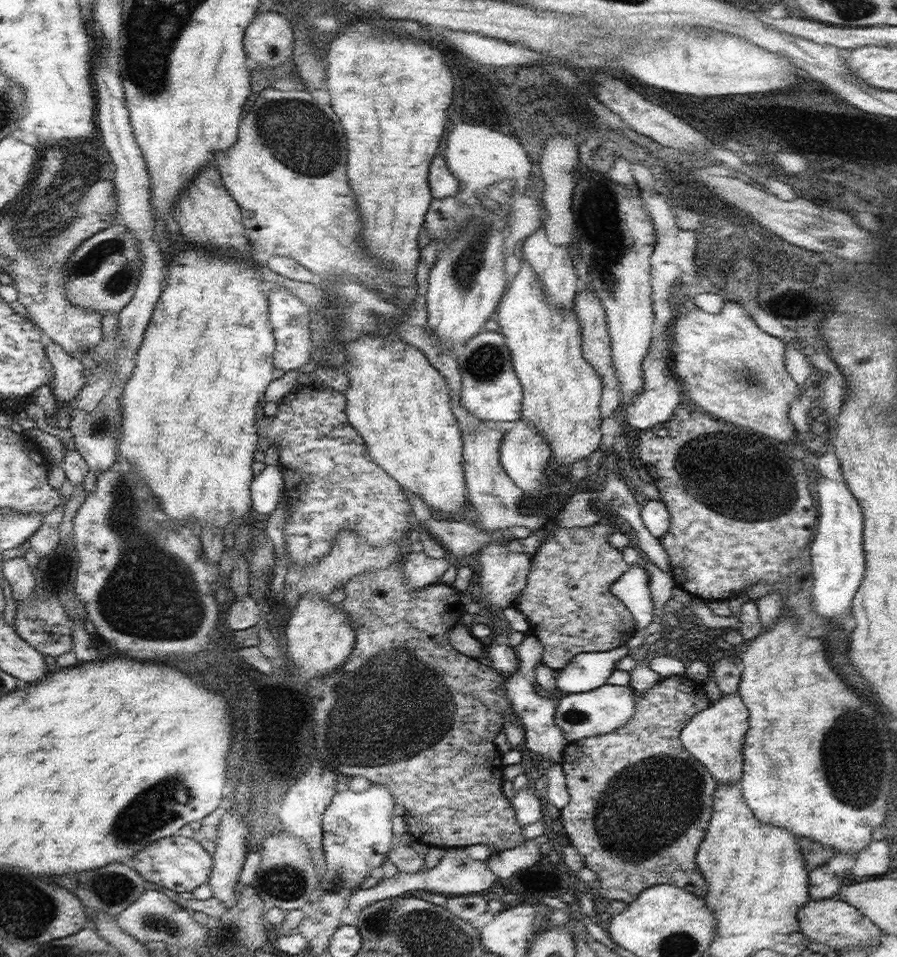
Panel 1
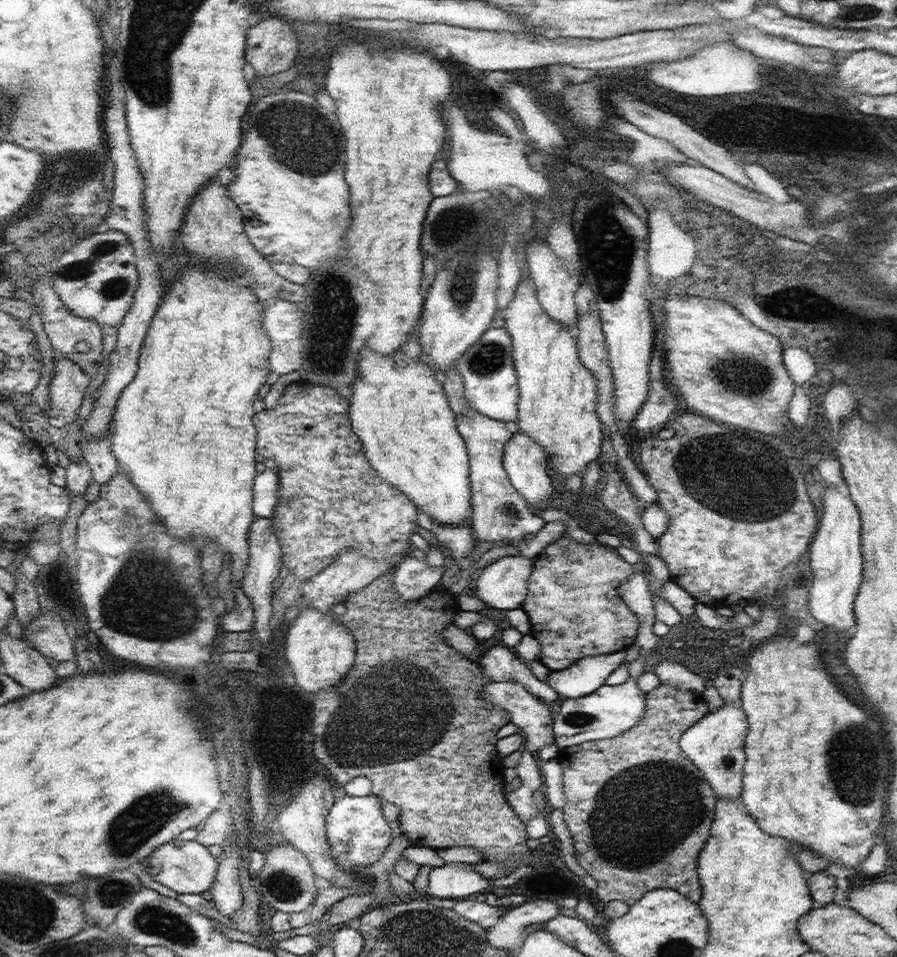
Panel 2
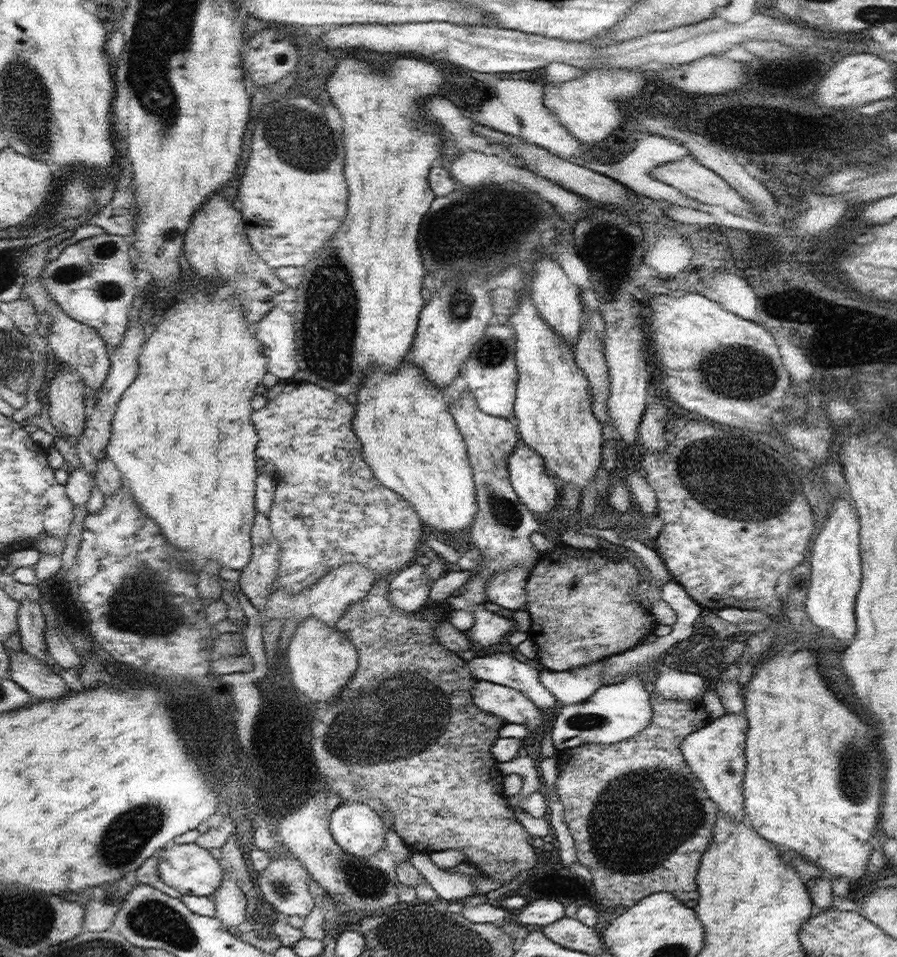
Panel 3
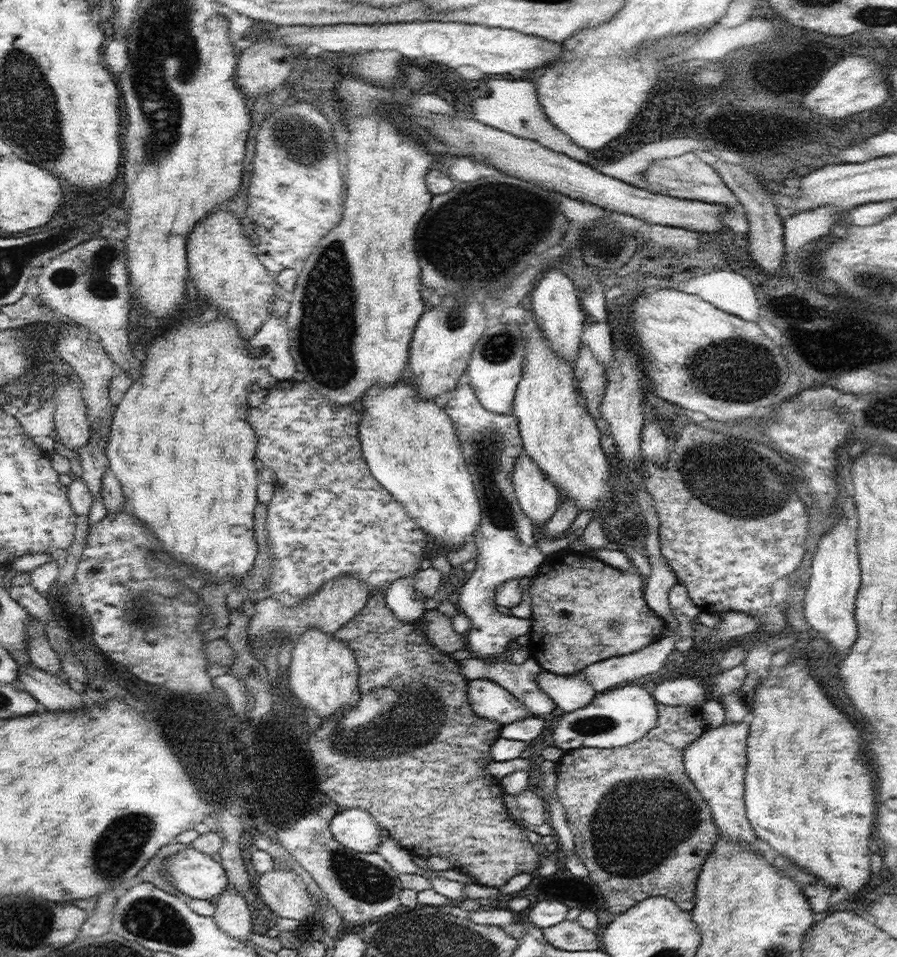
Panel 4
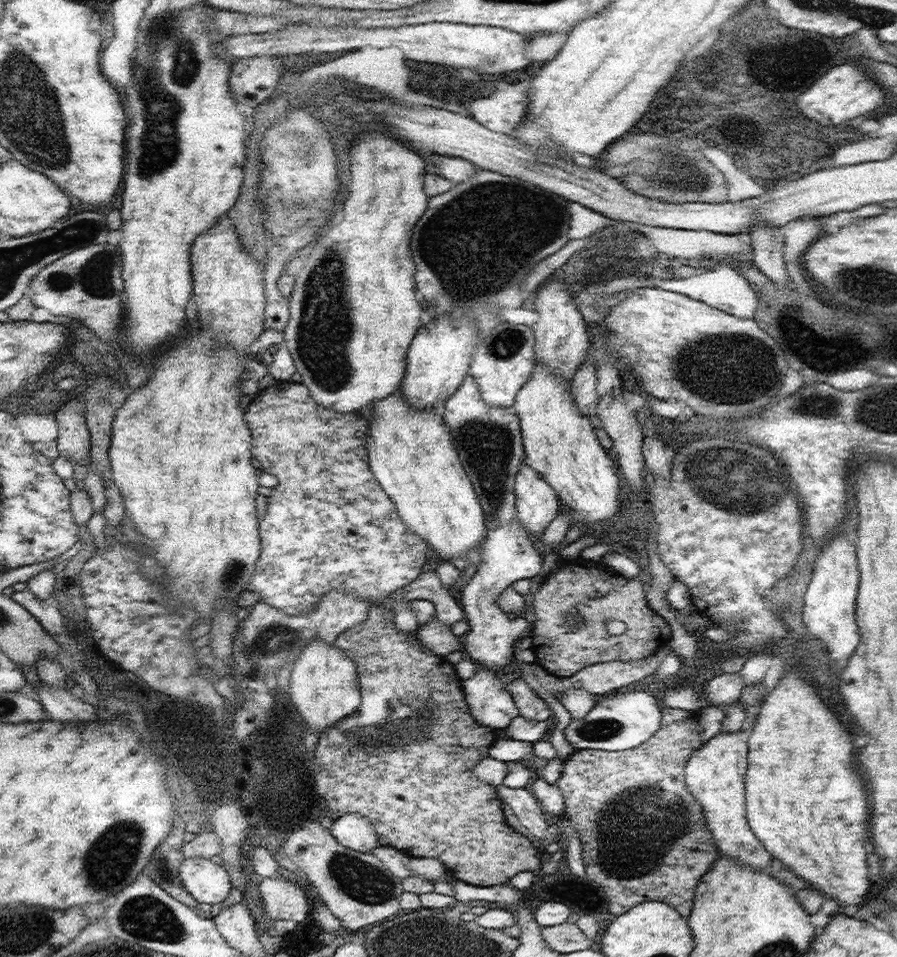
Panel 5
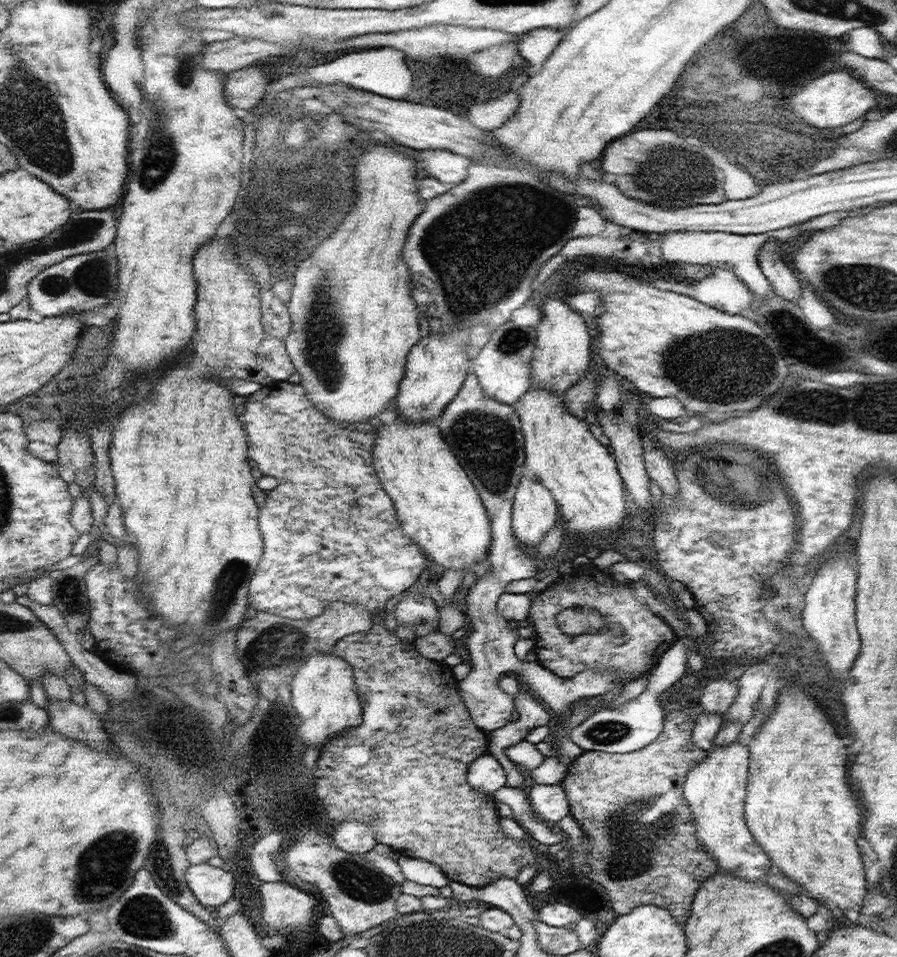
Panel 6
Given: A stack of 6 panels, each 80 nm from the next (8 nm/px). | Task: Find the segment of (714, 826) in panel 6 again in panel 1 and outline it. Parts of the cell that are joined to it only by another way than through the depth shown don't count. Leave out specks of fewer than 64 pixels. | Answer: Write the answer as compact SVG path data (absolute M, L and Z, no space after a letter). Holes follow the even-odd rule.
M738 692L724 694L706 710L695 714L681 730L683 747L699 760L714 777L718 785L741 782L743 776L743 746L749 729L749 712Z

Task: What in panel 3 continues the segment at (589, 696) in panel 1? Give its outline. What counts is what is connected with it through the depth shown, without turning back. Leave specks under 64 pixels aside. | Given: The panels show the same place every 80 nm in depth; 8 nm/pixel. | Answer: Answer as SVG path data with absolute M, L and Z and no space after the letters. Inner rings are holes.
M635 673L628 674L628 678L622 682L602 685L591 698L582 703L562 706L552 728L553 746L557 750L564 750L583 744L614 744L640 734L651 723L653 717L650 695L651 693L643 687L642 681Z

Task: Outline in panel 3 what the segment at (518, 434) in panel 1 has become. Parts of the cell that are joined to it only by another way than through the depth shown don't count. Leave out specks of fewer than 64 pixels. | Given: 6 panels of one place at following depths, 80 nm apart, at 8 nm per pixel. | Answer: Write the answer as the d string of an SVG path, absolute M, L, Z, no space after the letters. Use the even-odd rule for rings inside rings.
M520 439L507 467L512 488L526 508L541 519L548 517L561 492L546 474L543 458Z

